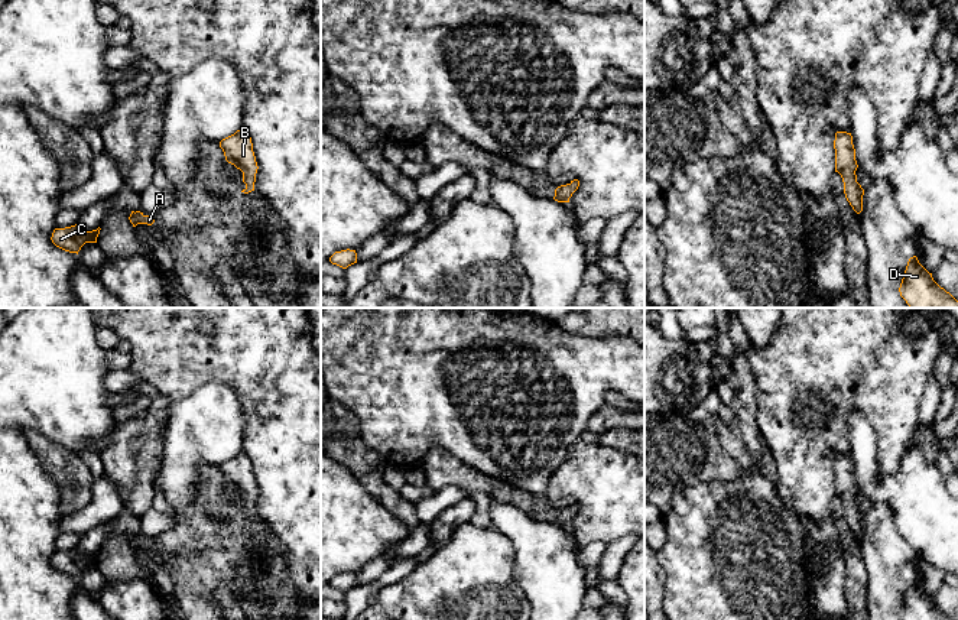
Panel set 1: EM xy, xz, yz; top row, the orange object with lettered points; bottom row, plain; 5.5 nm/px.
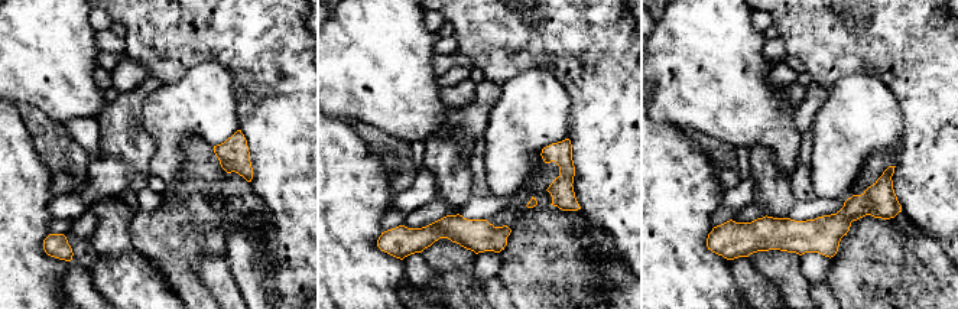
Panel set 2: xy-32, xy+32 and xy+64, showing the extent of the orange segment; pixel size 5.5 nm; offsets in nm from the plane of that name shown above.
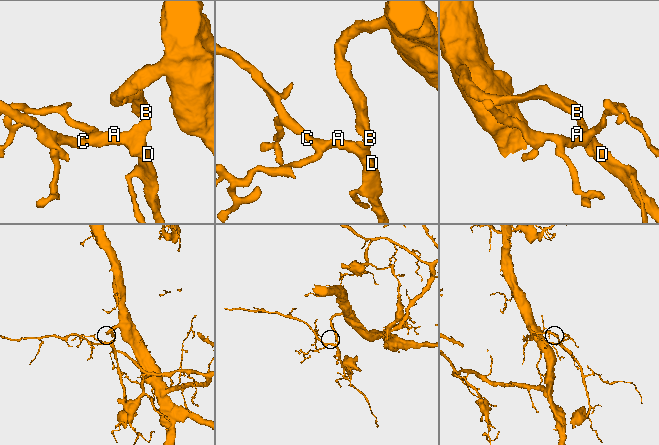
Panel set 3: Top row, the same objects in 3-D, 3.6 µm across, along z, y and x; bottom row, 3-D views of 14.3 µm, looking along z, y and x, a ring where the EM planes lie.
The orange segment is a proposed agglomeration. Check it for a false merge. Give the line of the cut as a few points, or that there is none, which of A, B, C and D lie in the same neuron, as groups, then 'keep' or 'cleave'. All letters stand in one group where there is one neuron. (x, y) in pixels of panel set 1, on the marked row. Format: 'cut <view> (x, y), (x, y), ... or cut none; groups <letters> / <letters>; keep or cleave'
cut none; groups A B C D; keep

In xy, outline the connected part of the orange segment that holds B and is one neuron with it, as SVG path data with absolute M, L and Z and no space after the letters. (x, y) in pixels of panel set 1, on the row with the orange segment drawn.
M246 127L223 139L220 147L224 152L225 160L243 172L246 188L241 192L249 194L254 191L259 166L253 152L251 137Z

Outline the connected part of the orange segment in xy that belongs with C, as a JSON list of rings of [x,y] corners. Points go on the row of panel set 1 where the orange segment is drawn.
[[[77,224],[65,228],[55,228],[52,233],[52,243],[69,253],[77,253],[85,243],[97,243],[100,227],[92,231],[79,228]]]

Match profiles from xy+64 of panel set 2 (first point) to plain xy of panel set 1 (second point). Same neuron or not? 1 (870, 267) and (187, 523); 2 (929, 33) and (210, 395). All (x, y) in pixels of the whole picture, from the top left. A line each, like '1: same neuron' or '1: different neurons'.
1: same neuron
2: different neurons

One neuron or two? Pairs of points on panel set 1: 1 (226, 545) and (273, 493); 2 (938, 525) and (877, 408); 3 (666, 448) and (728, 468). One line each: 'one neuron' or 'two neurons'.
1: two neurons
2: two neurons
3: one neuron

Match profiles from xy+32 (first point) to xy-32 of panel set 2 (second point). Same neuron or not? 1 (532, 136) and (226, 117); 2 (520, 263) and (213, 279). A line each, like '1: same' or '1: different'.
1: same
2: different

